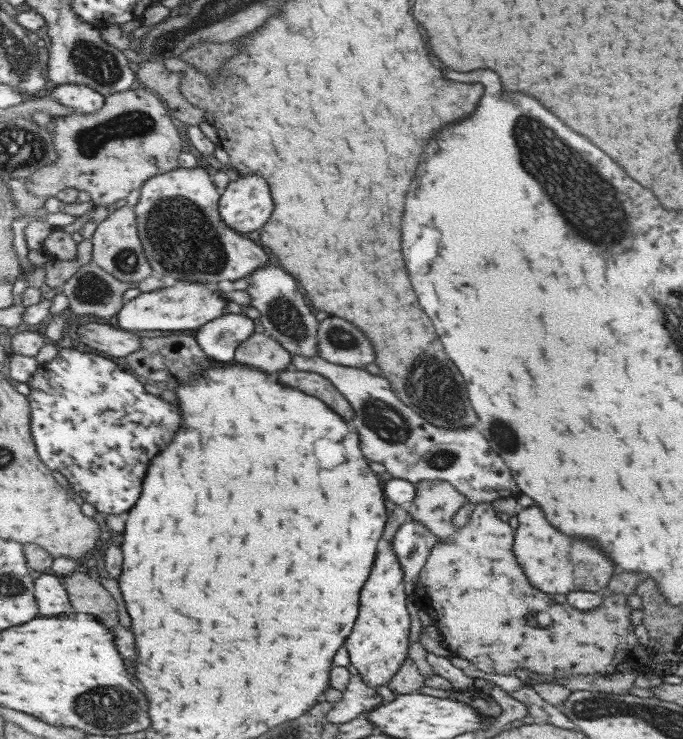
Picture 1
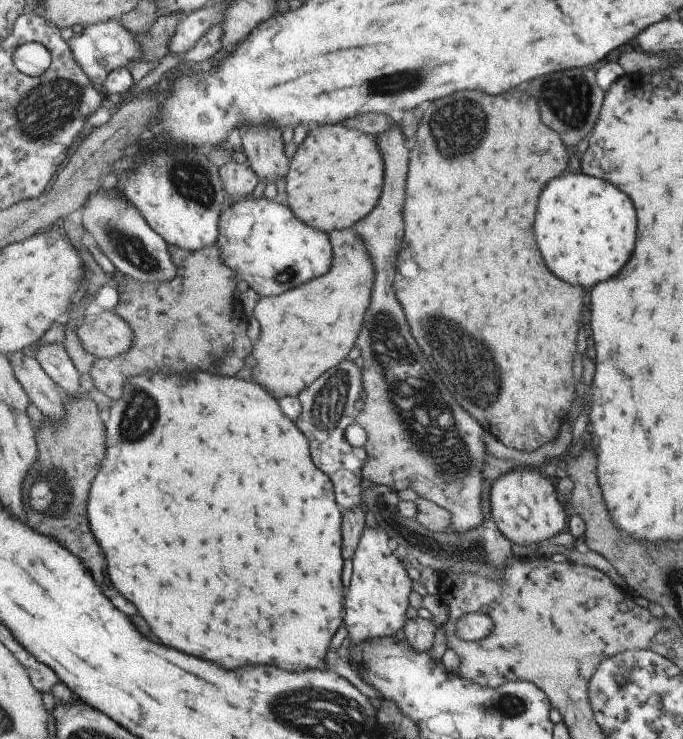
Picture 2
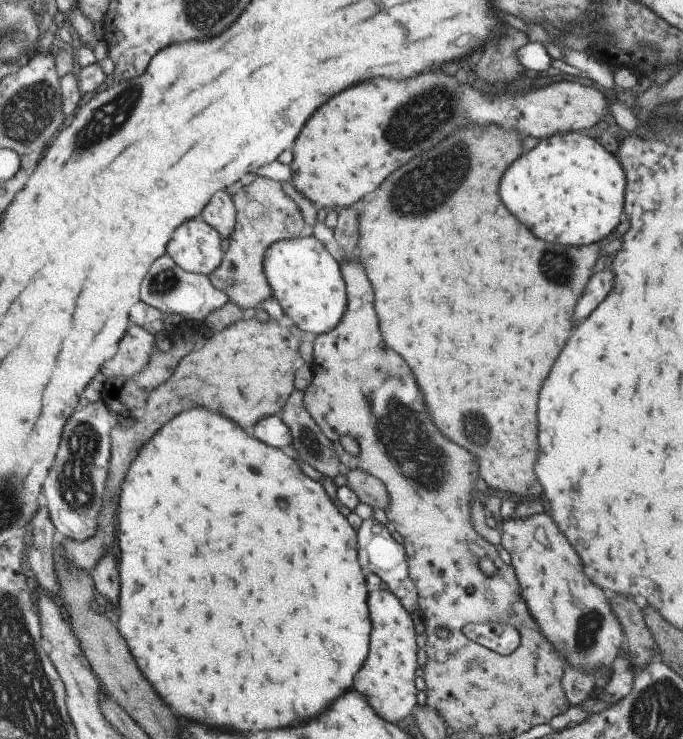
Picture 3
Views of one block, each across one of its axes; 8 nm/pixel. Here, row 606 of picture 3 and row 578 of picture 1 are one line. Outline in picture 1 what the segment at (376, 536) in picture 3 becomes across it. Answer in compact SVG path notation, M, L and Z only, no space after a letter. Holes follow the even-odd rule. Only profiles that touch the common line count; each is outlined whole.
M413 518L399 527L391 542L406 572L405 582L408 595L413 596L416 591L421 571L428 561L431 550L439 541L439 537L433 534L433 531Z

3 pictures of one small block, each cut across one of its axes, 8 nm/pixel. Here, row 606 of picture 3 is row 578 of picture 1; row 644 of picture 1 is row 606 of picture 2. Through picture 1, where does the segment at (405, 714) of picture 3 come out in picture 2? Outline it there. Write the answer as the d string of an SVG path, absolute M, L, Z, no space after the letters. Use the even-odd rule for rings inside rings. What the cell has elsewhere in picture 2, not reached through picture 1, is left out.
M379 524L365 527L352 560L351 583L345 598L344 625L352 644L348 653L355 644L393 637L399 630L404 630L413 579L403 562L400 554L393 554L389 546L389 534L383 527Z

